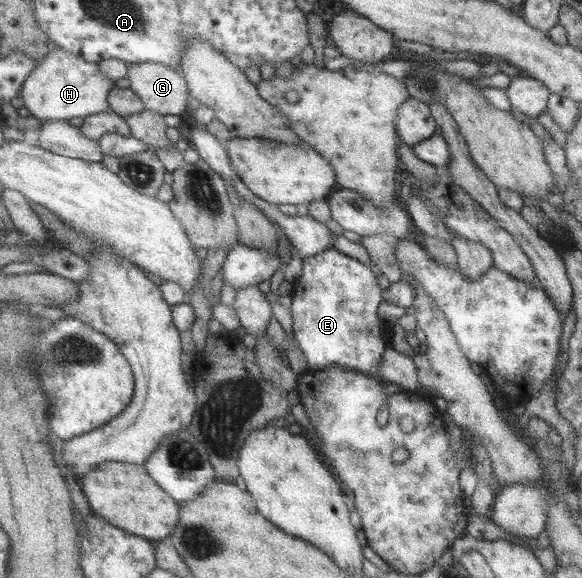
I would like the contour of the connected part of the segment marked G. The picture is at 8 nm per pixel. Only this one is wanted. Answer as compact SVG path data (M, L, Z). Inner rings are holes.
M155 62L132 63L129 78L147 109L179 116L191 110L191 87L182 70Z

